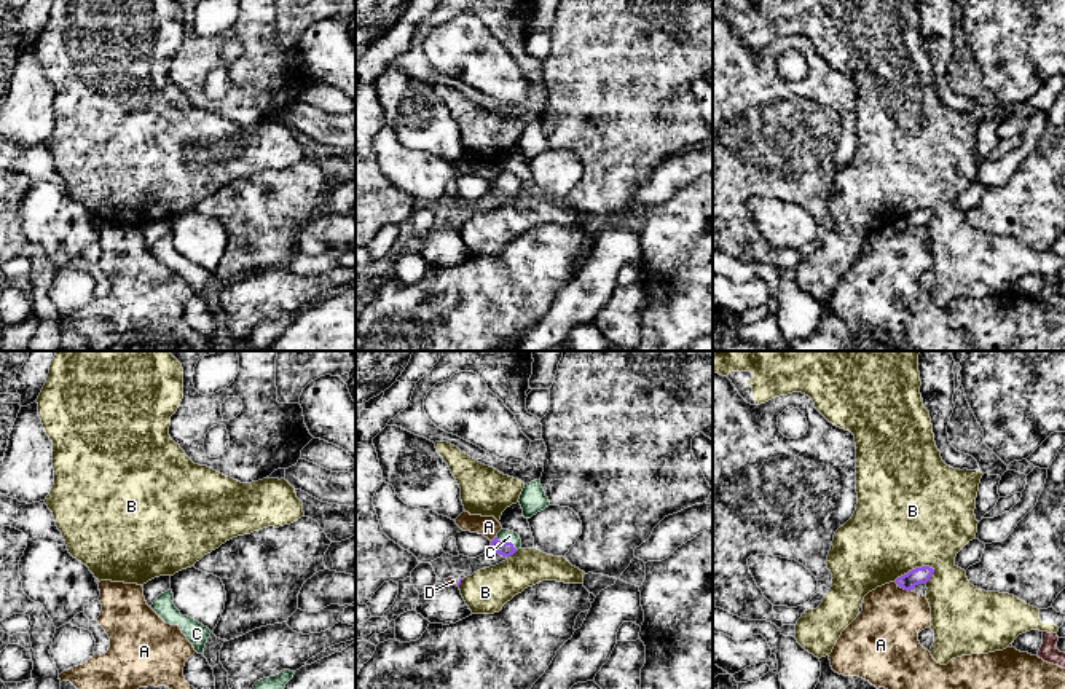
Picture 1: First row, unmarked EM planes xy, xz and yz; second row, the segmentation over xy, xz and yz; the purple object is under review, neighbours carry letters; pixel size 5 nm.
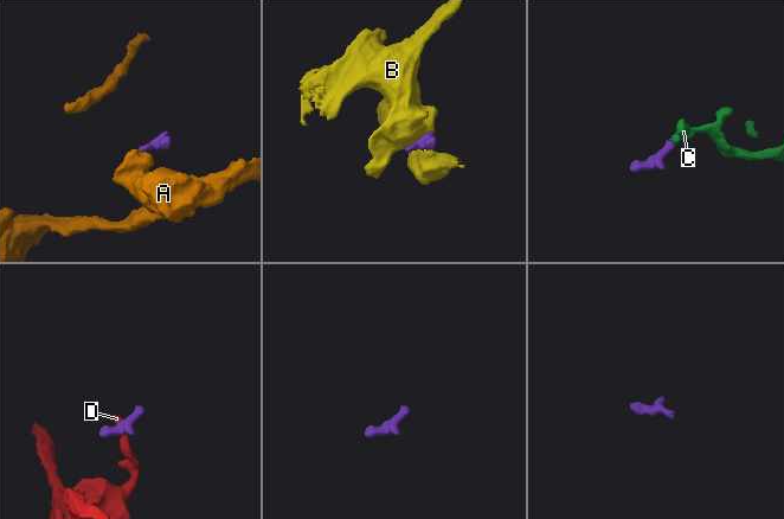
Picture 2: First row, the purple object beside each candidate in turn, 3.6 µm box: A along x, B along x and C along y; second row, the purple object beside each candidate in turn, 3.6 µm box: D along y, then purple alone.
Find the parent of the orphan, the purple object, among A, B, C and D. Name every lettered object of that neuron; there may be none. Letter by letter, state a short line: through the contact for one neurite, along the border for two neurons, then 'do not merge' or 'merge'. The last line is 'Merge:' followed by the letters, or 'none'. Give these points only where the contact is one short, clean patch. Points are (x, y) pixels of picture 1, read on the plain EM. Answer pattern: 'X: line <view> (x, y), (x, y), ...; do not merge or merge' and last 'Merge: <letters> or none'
A: line yz (895, 224), (911, 233); do not merge
B: do not merge
C: line xz (506, 192), (507, 185), (504, 177); merge
D: line xz (459, 222), (456, 227); do not merge
Merge: C

